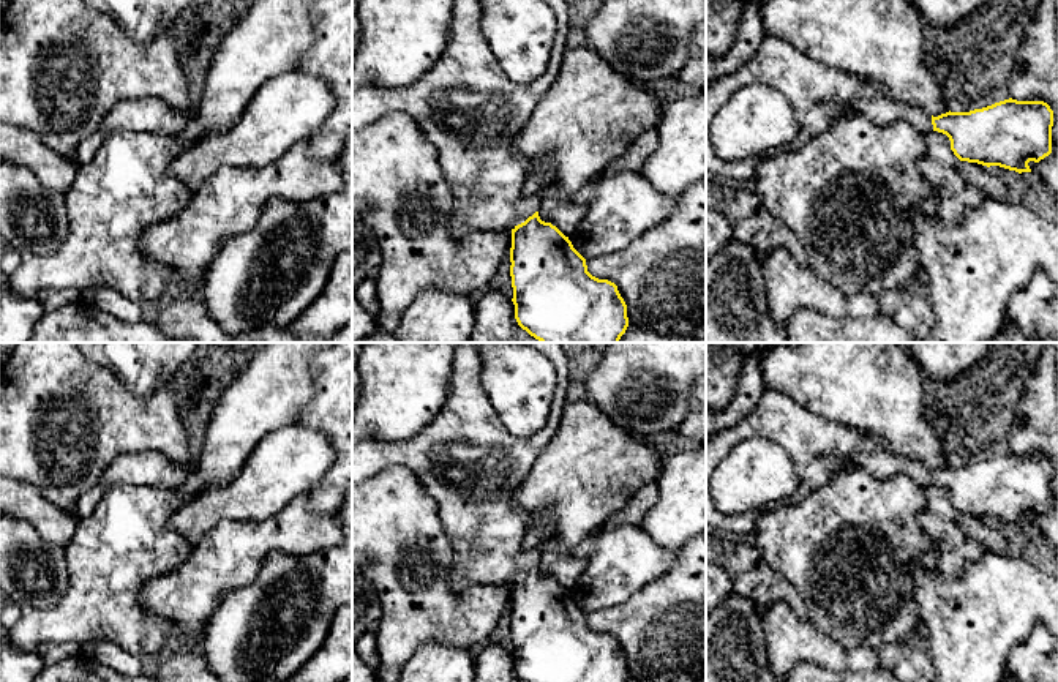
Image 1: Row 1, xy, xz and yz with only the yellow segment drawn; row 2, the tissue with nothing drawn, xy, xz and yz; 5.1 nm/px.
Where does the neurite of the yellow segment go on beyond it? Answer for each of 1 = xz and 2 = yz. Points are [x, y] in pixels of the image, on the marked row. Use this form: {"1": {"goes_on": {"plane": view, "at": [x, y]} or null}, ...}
{"1": {"goes_on": {"plane": "xz", "at": [468, 108]}}, "2": {"goes_on": {"plane": "yz", "at": [820, 95]}}}

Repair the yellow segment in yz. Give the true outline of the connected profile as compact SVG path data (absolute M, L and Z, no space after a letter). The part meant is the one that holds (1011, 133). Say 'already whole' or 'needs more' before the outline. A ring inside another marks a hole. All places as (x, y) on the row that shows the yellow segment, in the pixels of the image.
needs more; M764 33L758 51L737 71L706 85L706 172L718 180L753 182L756 177L758 159L725 161L714 152L709 137L712 120L726 99L734 92L755 84L780 90L791 104L799 125L797 136L791 142L793 150L805 145L846 114L861 114L876 126L910 122L922 134L932 131L943 133L949 137L951 150L960 161L977 163L987 167L1000 166L1019 174L1031 172L1030 161L1039 163L1052 153L1053 111L1044 101L1017 101L1009 98L982 109L970 112L949 111L933 117L919 107L891 99L875 81L818 63L785 39Z

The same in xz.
needs more; M455 0L447 44L439 60L417 81L404 87L362 85L352 92L352 131L357 131L390 112L411 115L425 137L436 147L439 164L453 196L448 234L461 240L472 232L512 232L510 276L515 319L518 325L540 343L619 343L628 327L627 305L617 286L587 272L586 259L573 248L556 226L538 216L540 197L524 196L524 185L535 161L513 148L516 136L526 126L537 101L557 76L568 35L568 8L565 0L543 0L556 16L557 32L550 52L550 63L542 76L527 84L512 81L501 68L482 32L483 6L480 0Z

